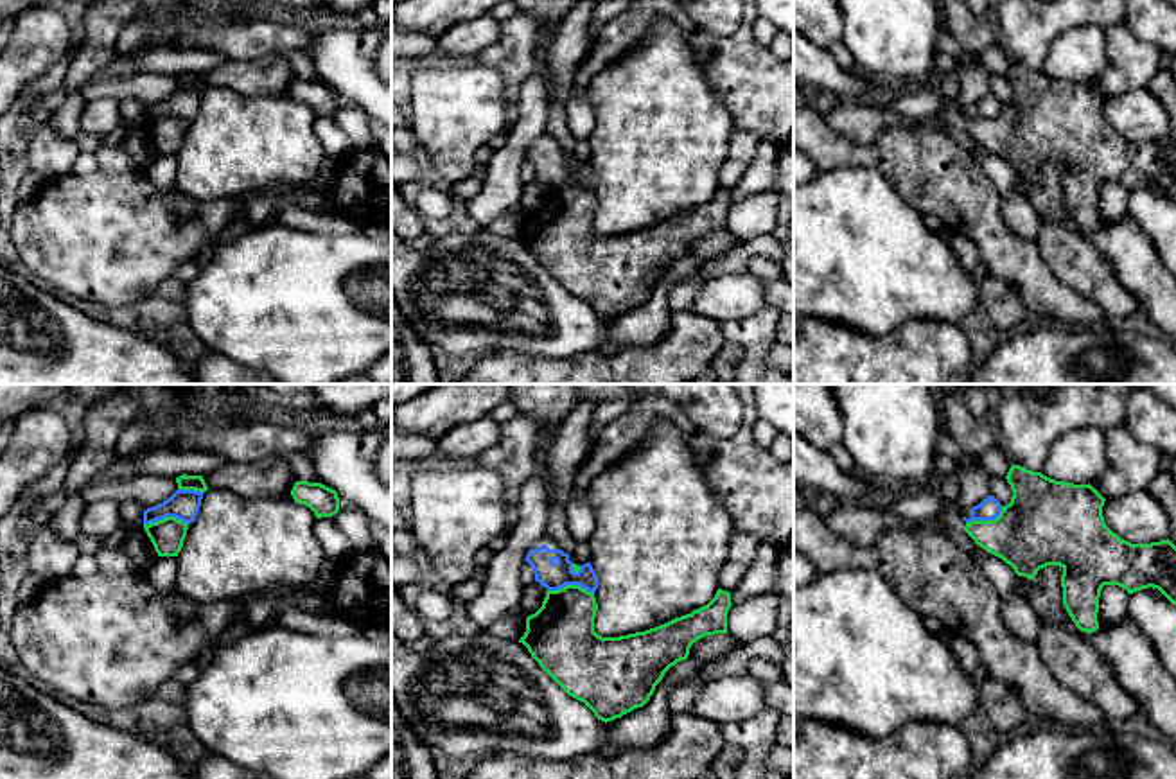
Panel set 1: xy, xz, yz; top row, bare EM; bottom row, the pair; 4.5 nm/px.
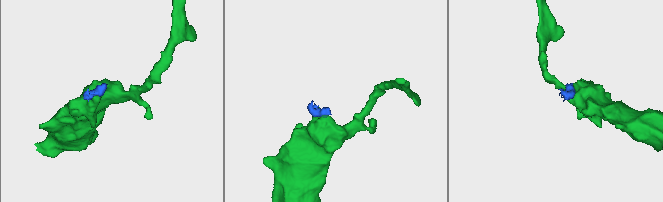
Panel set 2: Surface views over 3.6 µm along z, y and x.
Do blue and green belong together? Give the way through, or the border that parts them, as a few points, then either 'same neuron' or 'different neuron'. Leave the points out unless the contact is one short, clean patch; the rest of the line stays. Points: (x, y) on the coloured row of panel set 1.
border xz (548, 589), (580, 586), (593, 595); different neuron

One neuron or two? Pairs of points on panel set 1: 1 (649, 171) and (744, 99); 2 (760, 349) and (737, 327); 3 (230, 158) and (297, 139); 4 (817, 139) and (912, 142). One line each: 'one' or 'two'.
1: two
2: one
3: one
4: one

